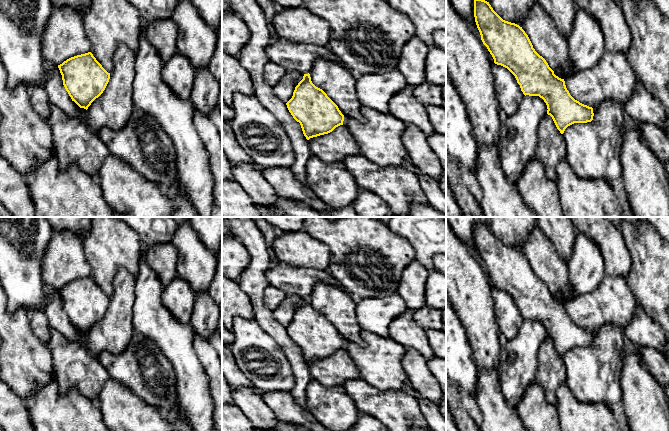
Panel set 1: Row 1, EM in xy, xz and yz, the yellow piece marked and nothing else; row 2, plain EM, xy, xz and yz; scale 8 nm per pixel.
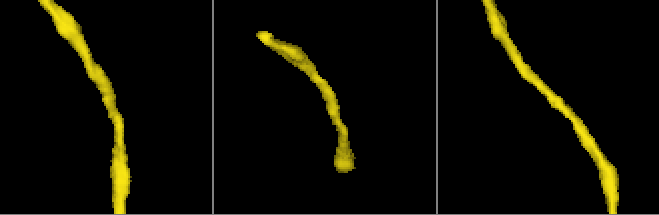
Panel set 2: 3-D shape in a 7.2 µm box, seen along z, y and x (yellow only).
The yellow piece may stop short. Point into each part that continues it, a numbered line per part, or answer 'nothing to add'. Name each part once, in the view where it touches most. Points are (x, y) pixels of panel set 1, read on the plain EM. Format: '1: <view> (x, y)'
nothing to add

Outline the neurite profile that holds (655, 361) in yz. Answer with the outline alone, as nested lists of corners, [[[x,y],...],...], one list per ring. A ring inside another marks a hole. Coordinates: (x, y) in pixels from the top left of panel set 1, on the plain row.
[[[636,346],[642,362],[663,387],[669,384],[669,362],[664,354],[654,348]]]

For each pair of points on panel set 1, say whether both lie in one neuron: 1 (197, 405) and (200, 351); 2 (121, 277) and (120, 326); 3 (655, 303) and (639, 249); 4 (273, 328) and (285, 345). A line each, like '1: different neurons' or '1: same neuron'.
1: different neurons
2: same neuron
3: same neuron
4: same neuron

